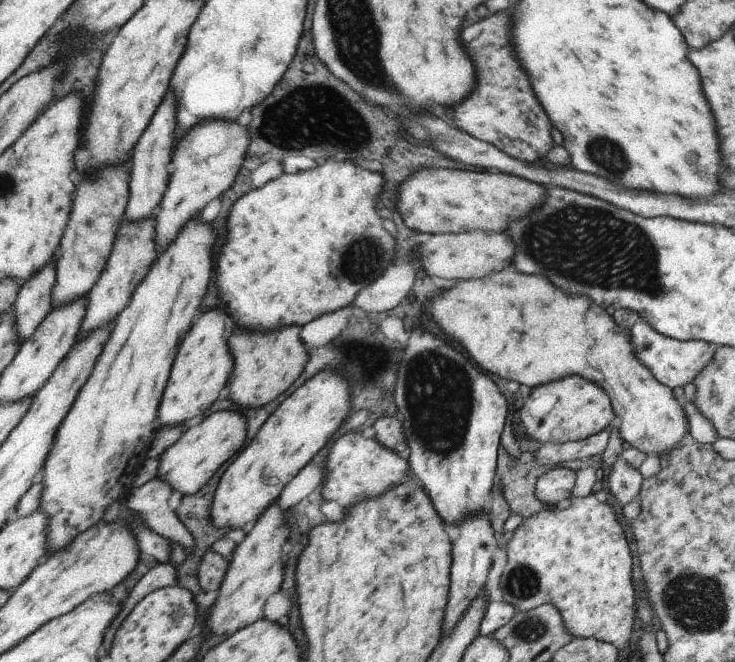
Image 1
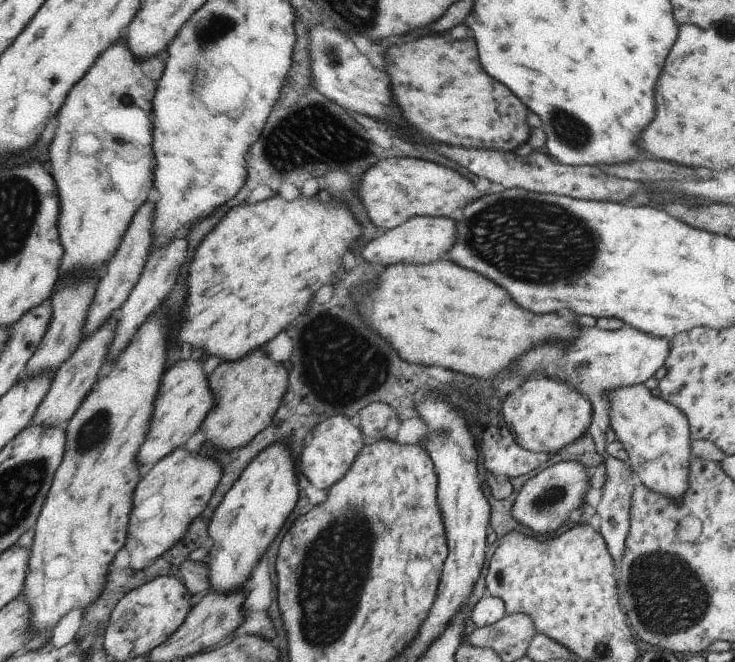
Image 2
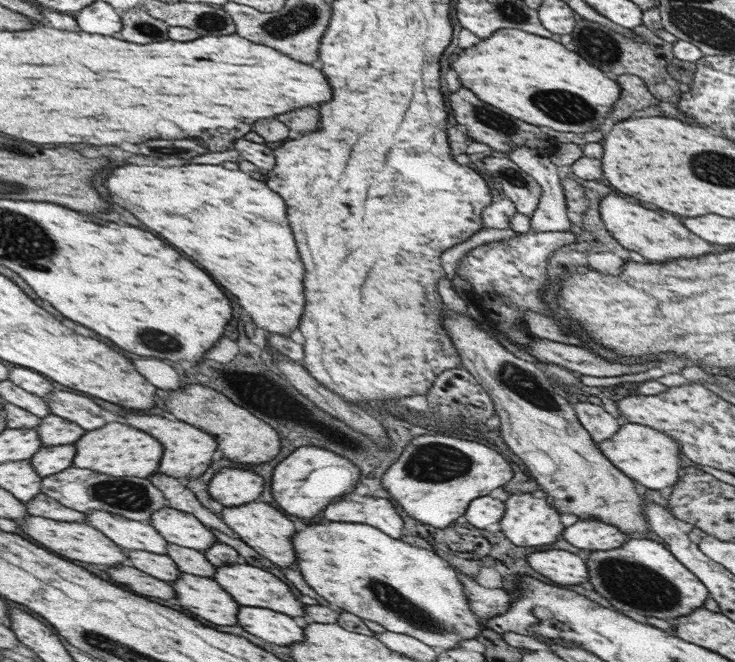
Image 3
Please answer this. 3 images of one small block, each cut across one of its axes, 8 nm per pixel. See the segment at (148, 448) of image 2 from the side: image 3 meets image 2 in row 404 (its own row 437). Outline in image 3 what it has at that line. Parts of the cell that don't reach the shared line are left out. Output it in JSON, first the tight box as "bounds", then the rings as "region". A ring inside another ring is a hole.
{"bounds":[122,412,216,478],"region":[[[124,412],[122,416],[126,424],[134,424],[134,428],[142,428],[144,432],[150,432],[152,436],[158,436],[162,444],[166,444],[166,456],[162,456],[162,474],[168,474],[174,478],[198,477],[212,462],[212,456],[216,452],[216,443],[210,433],[202,429],[194,428],[190,424],[184,424],[180,420],[166,420],[162,416],[150,416],[150,414],[134,414],[134,412]]]}

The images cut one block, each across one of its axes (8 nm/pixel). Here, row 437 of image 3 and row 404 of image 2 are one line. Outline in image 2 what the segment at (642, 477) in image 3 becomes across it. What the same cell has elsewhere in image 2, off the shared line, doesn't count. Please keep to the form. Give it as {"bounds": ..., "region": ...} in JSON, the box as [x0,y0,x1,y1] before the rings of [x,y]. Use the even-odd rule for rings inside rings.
{"bounds":[608,383,692,502],"region":[[[644,383],[618,388],[610,392],[608,398],[610,398],[609,426],[614,431],[616,440],[623,444],[628,453],[629,466],[636,475],[636,481],[650,488],[652,492],[666,494],[668,498],[674,498],[674,502],[678,502],[678,498],[682,498],[688,487],[692,441],[689,422],[682,410],[662,400],[660,396],[652,394]]]}

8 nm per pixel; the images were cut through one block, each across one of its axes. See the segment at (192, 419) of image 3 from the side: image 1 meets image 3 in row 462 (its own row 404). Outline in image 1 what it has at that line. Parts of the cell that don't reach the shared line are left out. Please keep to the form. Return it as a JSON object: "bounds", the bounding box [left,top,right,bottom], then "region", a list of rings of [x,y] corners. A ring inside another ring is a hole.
{"bounds":[227,326,306,406],"region":[[[288,326],[288,328],[278,328],[276,332],[250,332],[242,328],[234,328],[232,338],[230,338],[230,350],[234,350],[234,374],[236,378],[232,380],[227,393],[234,402],[242,406],[264,406],[266,402],[272,402],[272,398],[280,396],[296,378],[302,374],[306,366],[306,350],[300,340],[300,328],[298,326]]]}

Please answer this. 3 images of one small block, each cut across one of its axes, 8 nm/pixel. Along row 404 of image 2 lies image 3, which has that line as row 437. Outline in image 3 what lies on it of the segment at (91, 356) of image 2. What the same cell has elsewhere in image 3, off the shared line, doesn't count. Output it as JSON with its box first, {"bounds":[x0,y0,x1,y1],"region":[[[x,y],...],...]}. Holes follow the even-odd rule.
{"bounds":[36,413,84,446],"region":[[[52,413],[41,418],[36,429],[40,433],[44,446],[74,445],[84,434],[84,430],[73,422]]]}

